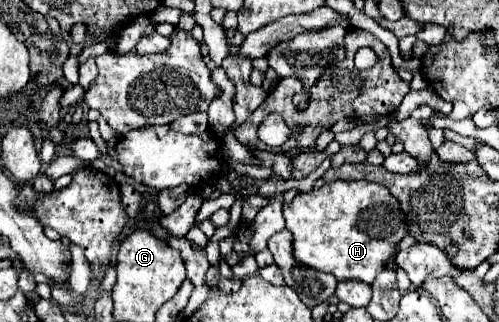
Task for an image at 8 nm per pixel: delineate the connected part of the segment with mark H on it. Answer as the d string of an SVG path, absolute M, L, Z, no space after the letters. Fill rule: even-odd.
M328 182L322 188L298 194L290 204L284 204L286 228L294 234L294 258L318 272L334 274L338 280L362 280L372 284L382 272L384 262L392 256L394 246L406 236L404 214L398 200L382 184L372 182Z

